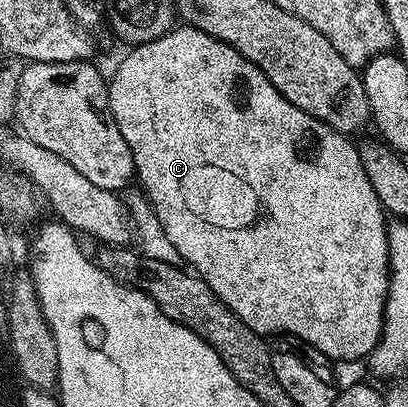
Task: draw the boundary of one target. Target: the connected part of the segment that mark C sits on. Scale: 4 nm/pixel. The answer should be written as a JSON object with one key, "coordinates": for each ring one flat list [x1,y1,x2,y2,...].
{"coordinates":[[190,25,176,26,153,41,132,46,124,54,117,73,110,76,107,85,107,105,111,108,111,115,115,119,117,129,121,129,121,137,125,137,125,141,131,150,131,156,135,162,137,183,140,183,138,186,141,188,147,202,151,204,151,209,155,212,157,221,161,221,161,229,165,229,165,237,169,237,170,243,173,244,173,249,177,249,180,260,194,274,198,275,200,279,204,279,207,282,209,289,213,289,213,293,217,293,219,300,232,313,237,317,241,317,241,321,245,321,245,325,249,325,249,329,253,329,258,335,300,339,302,343,307,343,313,349,321,352,329,361,336,361,338,359,366,360,368,358,382,335,383,310,387,304,387,280,389,278,389,268,387,265,387,224,389,219,383,210,383,206,379,203,377,193,373,193,373,185,369,185,369,177,365,173,365,165,361,165,358,146,348,136,342,135,339,131,334,131,329,123,322,123,316,119,309,118,297,105,285,101,285,97,281,97,281,93,277,93,277,89,269,81,269,77,265,77,265,73,261,73,261,69,257,69,257,65,253,65,253,61,246,59,236,47,222,43,220,39,214,39,209,33,205,33,201,29]]}

